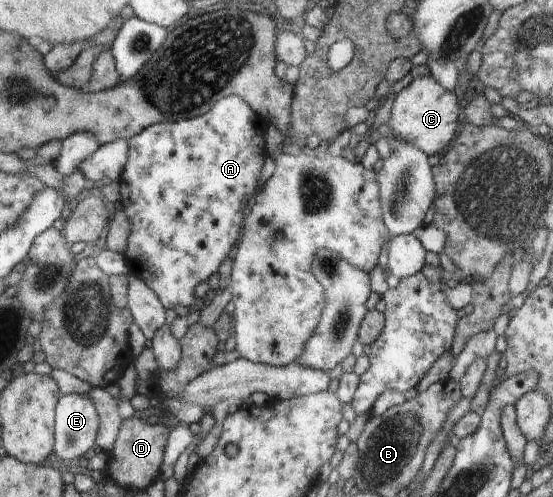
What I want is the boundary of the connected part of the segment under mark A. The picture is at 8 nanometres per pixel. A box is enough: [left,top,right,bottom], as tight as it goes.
[118,95,267,309]

